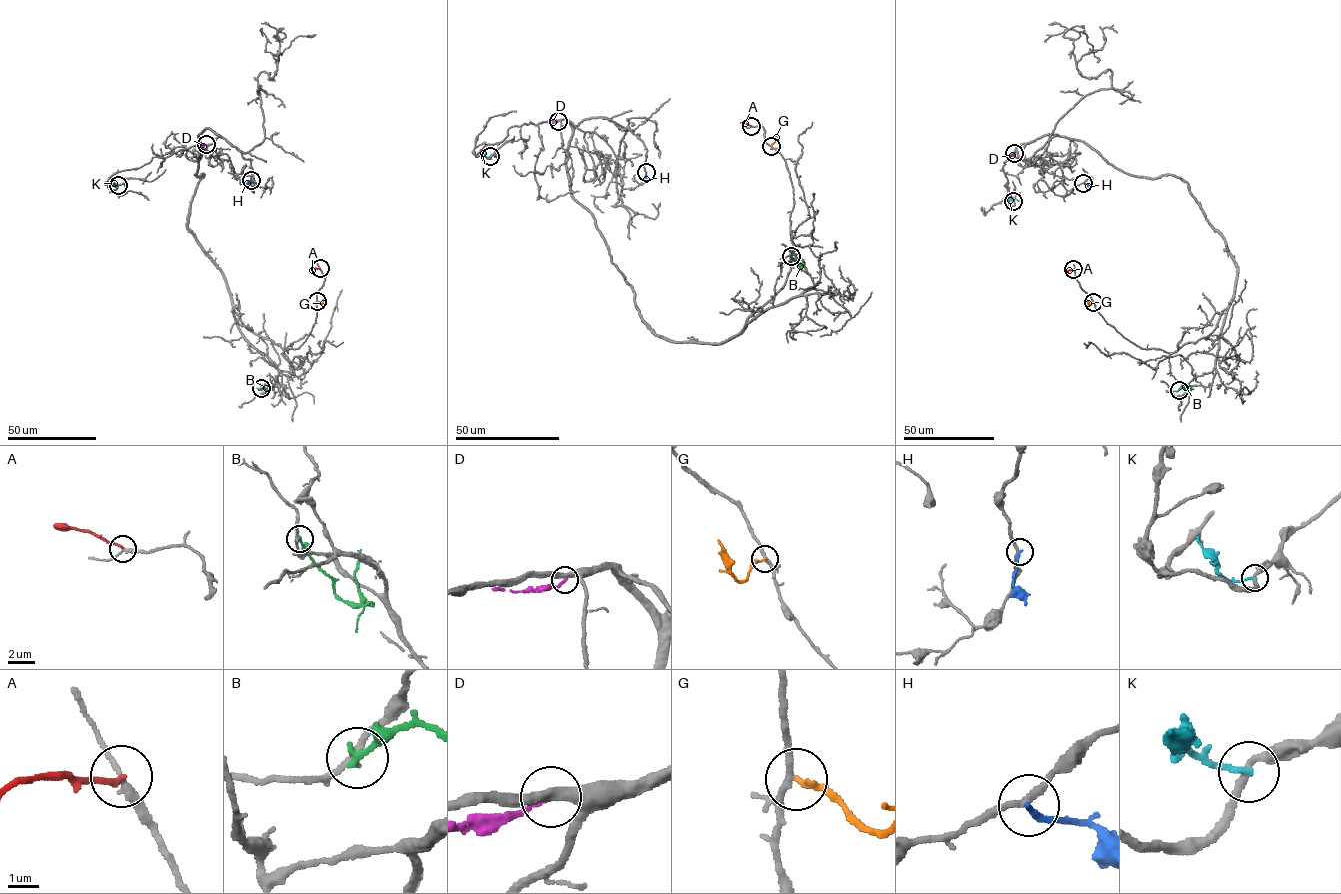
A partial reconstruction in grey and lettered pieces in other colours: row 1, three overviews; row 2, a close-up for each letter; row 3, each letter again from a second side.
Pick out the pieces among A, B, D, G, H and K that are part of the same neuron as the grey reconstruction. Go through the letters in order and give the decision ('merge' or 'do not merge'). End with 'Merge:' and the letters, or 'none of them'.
A: do not merge
B: do not merge
D: do not merge
G: do not merge
H: do not merge
K: do not merge
Merge: none of them

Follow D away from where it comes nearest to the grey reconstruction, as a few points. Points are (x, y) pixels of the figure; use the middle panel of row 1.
D: (558, 121), (546, 122)

